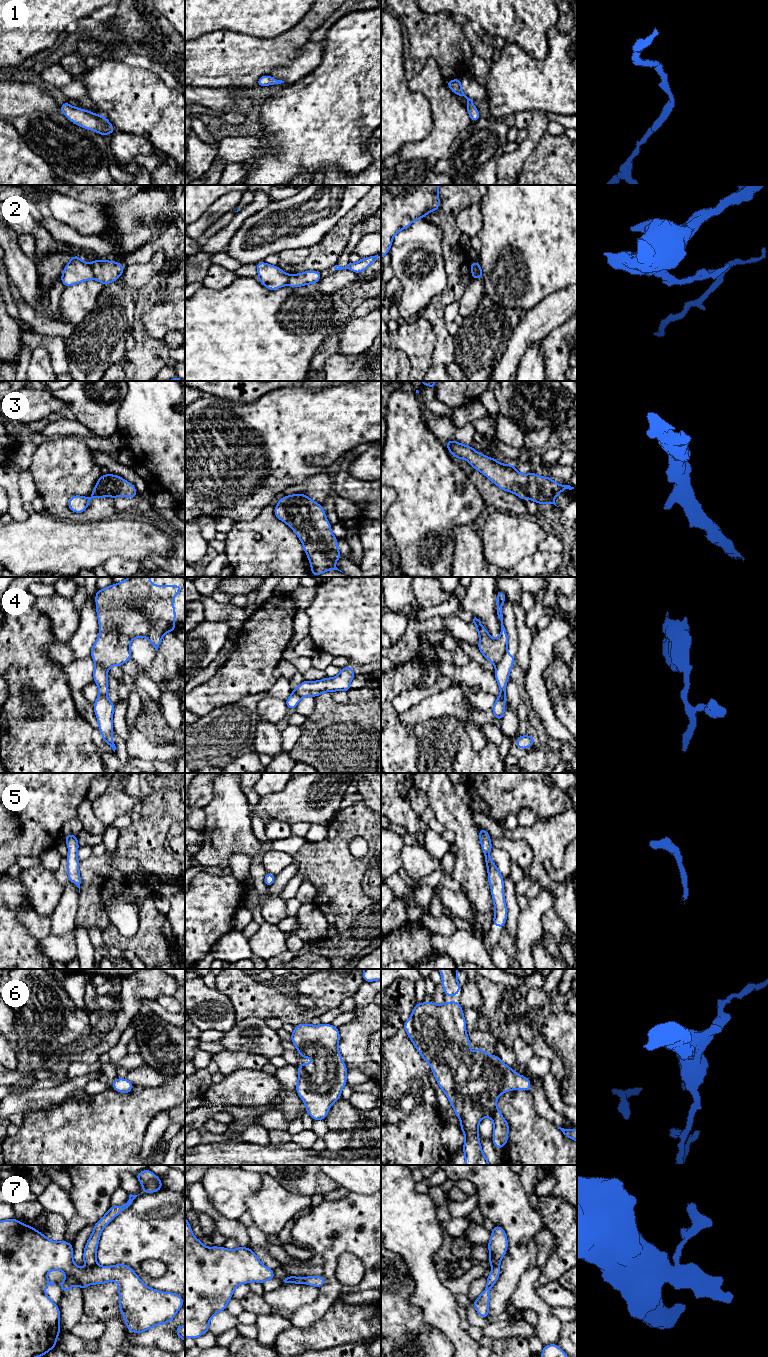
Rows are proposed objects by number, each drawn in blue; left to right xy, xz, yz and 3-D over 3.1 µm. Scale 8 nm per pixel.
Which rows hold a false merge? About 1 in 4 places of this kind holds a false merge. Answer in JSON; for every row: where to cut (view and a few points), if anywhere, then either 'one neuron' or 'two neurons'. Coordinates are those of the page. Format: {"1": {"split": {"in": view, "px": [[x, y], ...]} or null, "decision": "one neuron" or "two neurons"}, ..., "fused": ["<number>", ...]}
{"1": {"split": null, "decision": "one neuron"}, "2": {"split": {"in": "xy", "px": [[90, 264], [94, 278]]}, "decision": "two neurons"}, "3": {"split": null, "decision": "one neuron"}, "4": {"split": {"in": "yz", "px": [[506, 650], [502, 659], [496, 665]]}, "decision": "two neurons"}, "5": {"split": null, "decision": "one neuron"}, "6": {"split": null, "decision": "one neuron"}, "7": {"split": {"in": "xy", "px": [[96, 1264], [90, 1267]]}, "decision": "two neurons"}, "fused": ["2", "4", "7"]}

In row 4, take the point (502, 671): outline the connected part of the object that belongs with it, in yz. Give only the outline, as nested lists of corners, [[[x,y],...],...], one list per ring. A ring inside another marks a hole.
[[[505,652],[502,660],[496,665],[494,674],[499,685],[500,695],[496,698],[495,704],[491,708],[497,721],[502,721],[505,713],[506,684],[509,679],[510,671],[515,662],[515,656]]]

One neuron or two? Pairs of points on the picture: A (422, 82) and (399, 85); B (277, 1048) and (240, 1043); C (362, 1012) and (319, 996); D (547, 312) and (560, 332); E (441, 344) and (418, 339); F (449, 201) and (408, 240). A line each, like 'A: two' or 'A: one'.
A: two
B: one
C: two
D: two
E: two
F: two

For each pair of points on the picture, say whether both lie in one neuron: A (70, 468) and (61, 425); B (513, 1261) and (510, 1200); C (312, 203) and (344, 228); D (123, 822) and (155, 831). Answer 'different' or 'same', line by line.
A: different
B: same
C: different
D: different

